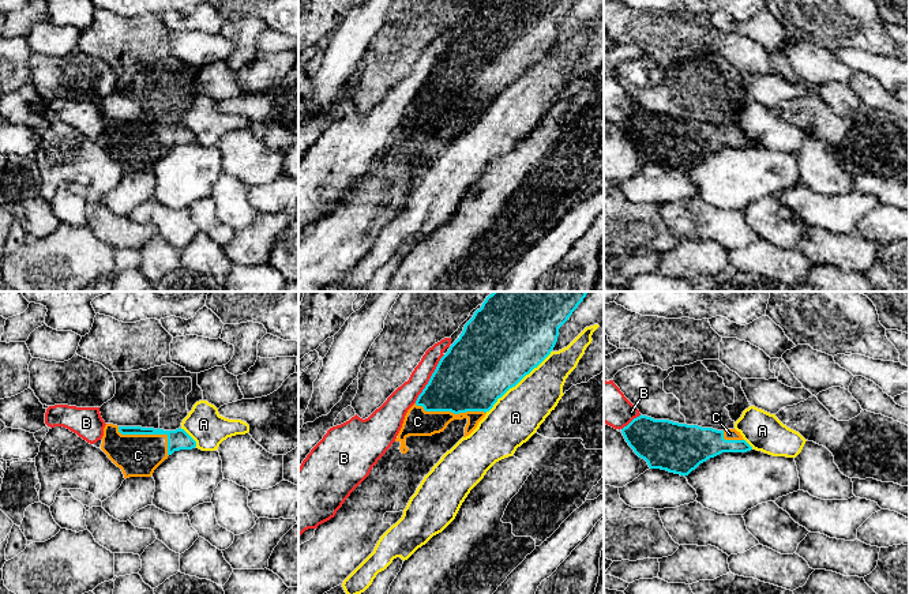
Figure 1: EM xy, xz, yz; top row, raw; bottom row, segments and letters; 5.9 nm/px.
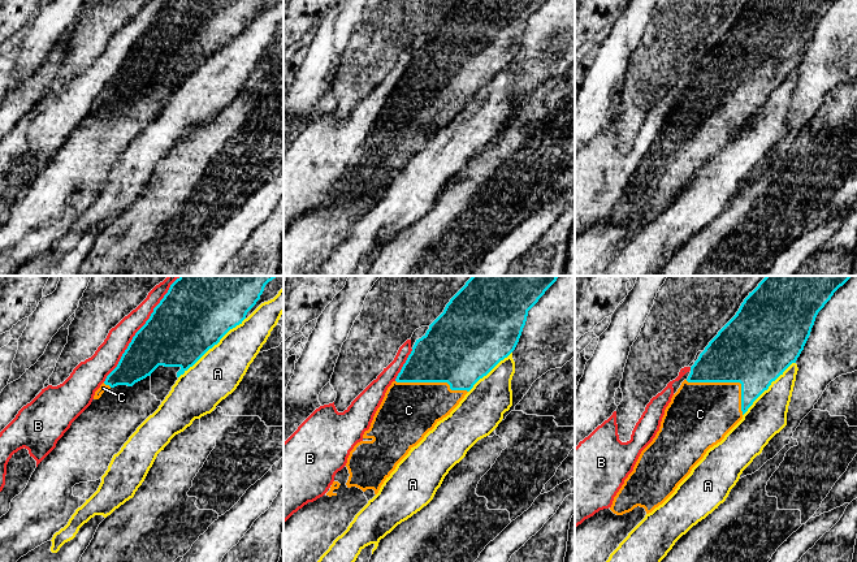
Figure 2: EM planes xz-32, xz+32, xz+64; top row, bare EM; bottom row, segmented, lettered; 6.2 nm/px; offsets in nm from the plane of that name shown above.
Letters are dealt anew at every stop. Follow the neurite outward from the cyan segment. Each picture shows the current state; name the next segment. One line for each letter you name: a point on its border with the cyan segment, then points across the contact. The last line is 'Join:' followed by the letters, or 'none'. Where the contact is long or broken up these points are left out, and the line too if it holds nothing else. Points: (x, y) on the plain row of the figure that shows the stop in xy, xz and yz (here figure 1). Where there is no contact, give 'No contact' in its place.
C: Touches cyan at xy (150, 128)
Join: C

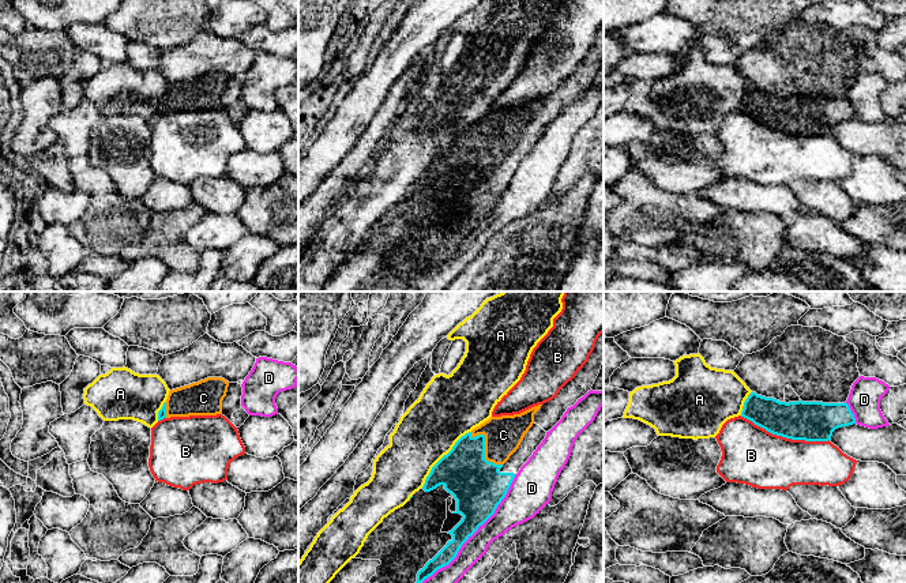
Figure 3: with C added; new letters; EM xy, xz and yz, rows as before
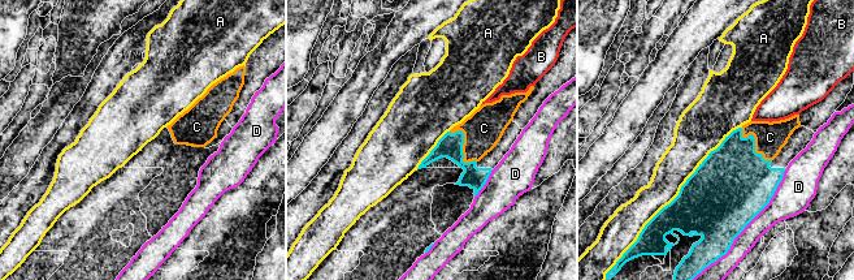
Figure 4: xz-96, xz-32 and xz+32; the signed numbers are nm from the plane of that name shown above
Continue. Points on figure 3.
C: Touches cyan at xz (484, 143). Path across: xz (477, 180), (477, 151), (484, 143), (503, 130)
Join: C

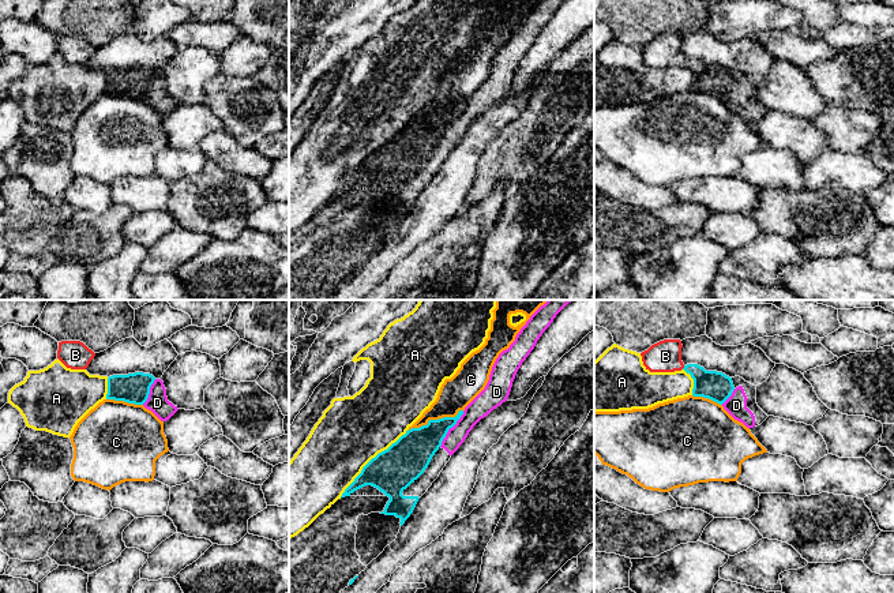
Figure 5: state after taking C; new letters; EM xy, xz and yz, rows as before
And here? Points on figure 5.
D: Touches cyan at xz (450, 122). Path across: xz (414, 145), (428, 132), (450, 122), (458, 122), (484, 97)
Join: D

